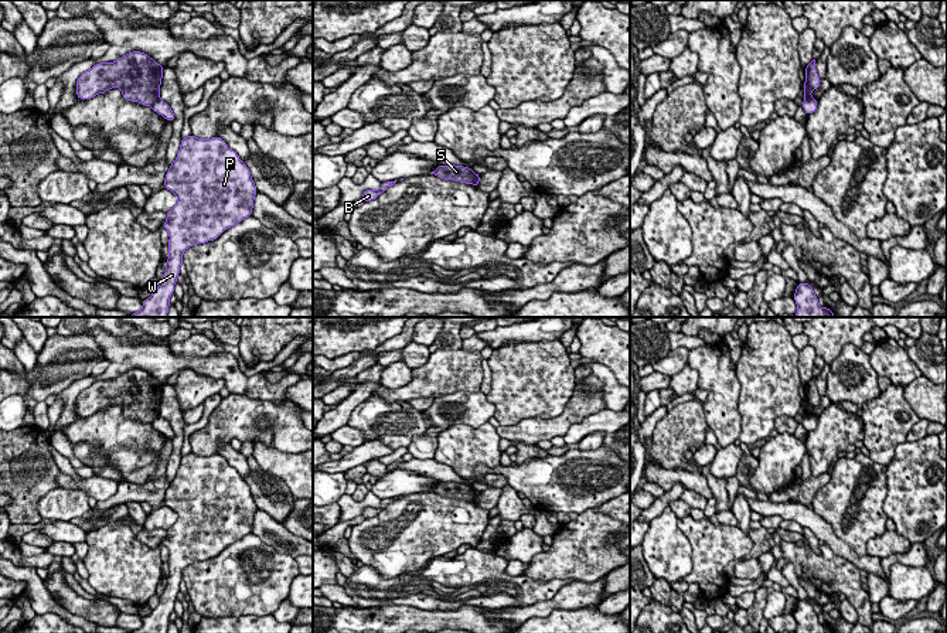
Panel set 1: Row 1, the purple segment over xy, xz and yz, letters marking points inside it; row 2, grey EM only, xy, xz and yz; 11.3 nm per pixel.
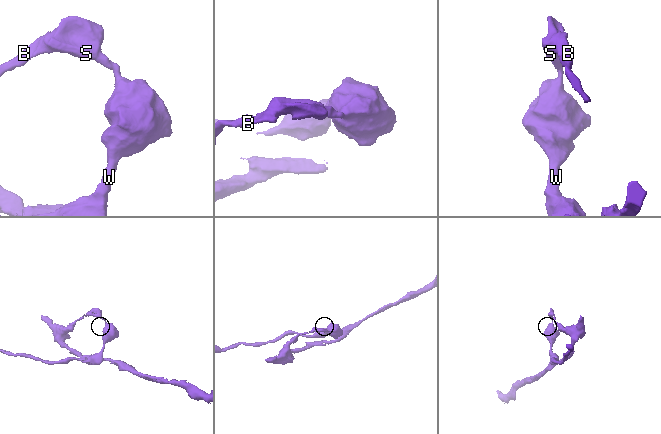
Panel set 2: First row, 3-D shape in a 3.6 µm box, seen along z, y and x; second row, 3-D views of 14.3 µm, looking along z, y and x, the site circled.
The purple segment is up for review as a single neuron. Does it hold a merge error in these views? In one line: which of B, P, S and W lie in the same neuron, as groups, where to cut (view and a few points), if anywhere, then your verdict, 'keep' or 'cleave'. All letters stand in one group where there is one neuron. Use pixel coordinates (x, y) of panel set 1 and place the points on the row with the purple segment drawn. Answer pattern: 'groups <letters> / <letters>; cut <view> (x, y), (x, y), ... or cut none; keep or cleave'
groups B S / P W; cut xy (159, 98), (152, 106); cleave

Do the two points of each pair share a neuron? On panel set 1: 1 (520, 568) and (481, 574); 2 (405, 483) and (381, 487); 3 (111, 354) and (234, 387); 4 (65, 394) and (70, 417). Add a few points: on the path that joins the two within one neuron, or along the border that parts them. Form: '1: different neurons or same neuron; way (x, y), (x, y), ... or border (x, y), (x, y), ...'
1: different neurons; border (507, 561), (507, 574), (523, 575)
2: same neuron; way (399, 483), (387, 487)
3: same neuron; way (142, 354), (160, 363), (197, 363), (207, 366)
4: same neuron; way (70, 400), (70, 411)

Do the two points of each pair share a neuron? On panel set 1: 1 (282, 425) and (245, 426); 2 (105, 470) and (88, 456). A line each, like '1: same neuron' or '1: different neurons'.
1: same neuron
2: same neuron

